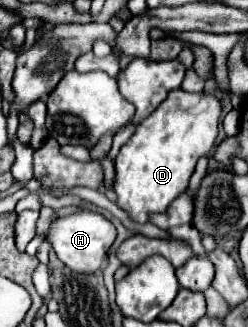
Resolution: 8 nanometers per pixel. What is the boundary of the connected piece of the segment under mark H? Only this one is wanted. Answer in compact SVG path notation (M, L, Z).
M77 209L71 215L59 217L53 221L47 233L47 241L51 243L57 257L71 269L81 273L95 273L101 267L103 257L115 241L115 227L101 215L89 209Z

